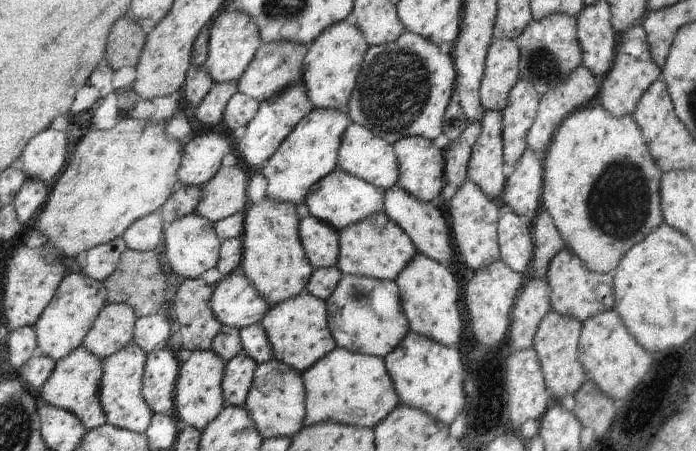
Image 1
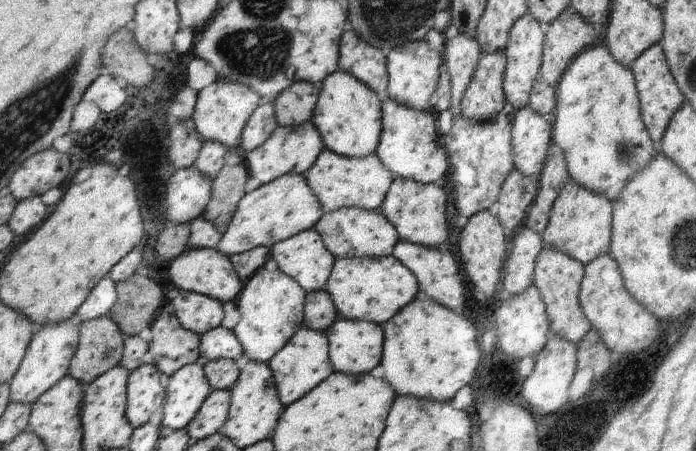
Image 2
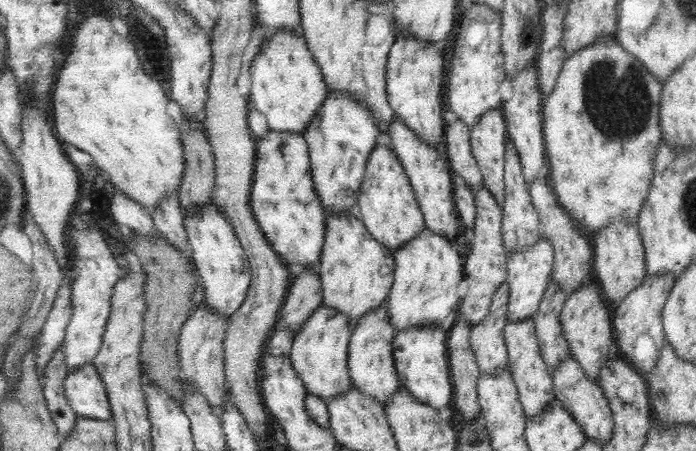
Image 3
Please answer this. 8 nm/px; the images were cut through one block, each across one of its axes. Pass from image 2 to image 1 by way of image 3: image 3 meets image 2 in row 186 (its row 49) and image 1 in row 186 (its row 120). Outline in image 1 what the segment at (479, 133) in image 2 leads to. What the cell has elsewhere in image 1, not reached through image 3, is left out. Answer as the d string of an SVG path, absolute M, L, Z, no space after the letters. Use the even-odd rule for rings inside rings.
M471 178L459 188L455 196L449 199L449 214L453 222L453 232L455 232L455 243L459 248L459 253L463 256L465 264L472 271L491 266L493 262L502 259L500 243L498 238L499 220L505 207L497 204L497 201L491 200L479 184L475 184Z

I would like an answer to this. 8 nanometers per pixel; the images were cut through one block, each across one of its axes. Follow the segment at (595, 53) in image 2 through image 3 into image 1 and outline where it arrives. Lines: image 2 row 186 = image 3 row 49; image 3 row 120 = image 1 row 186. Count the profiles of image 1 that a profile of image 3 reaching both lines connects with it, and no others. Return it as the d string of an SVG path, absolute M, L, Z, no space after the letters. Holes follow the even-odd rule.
M599 102L595 105L587 104L587 106L575 110L570 116L567 116L566 120L563 120L563 124L557 128L554 142L545 153L544 159L547 160L547 164L545 164L543 190L544 209L549 210L557 229L561 232L561 236L563 236L563 239L566 241L566 247L571 248L579 258L583 258L585 264L587 264L587 268L591 268L593 272L614 273L627 252L636 244L642 243L651 232L666 222L662 209L661 191L661 182L664 172L658 167L657 161L651 154L650 145L646 143L646 139L643 136L642 128L633 116L614 117L606 108L600 105Z

